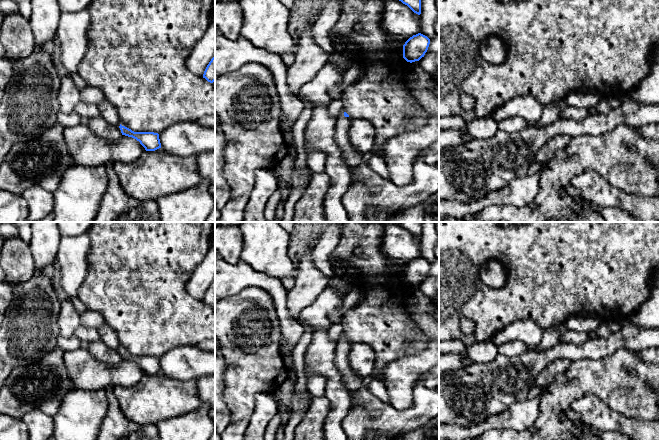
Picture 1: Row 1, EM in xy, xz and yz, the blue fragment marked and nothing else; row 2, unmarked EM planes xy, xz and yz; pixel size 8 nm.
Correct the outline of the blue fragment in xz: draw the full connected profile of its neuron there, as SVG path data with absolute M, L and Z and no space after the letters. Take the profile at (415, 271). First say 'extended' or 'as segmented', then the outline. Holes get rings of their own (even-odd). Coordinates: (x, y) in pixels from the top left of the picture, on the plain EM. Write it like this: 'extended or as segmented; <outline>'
as segmented; M418 257L410 261L403 269L403 282L407 286L419 285L428 274L430 263Z

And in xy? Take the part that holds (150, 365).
as segmented; M119 350L122 359L132 361L140 366L140 368L145 372L146 375L155 375L161 372L161 367L159 363L159 358L154 356L134 356L131 353Z

